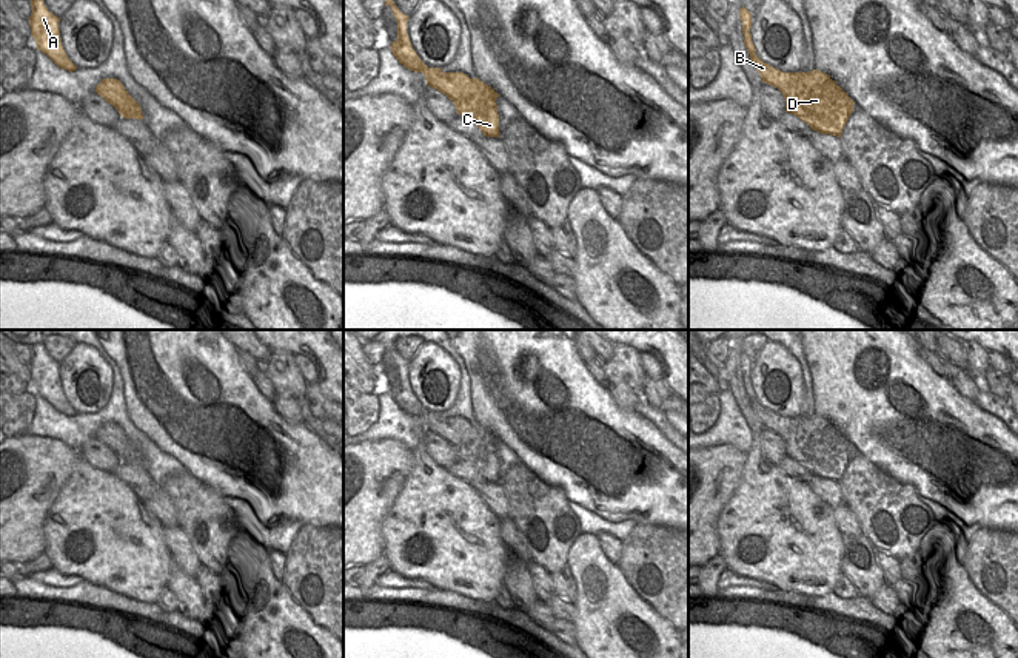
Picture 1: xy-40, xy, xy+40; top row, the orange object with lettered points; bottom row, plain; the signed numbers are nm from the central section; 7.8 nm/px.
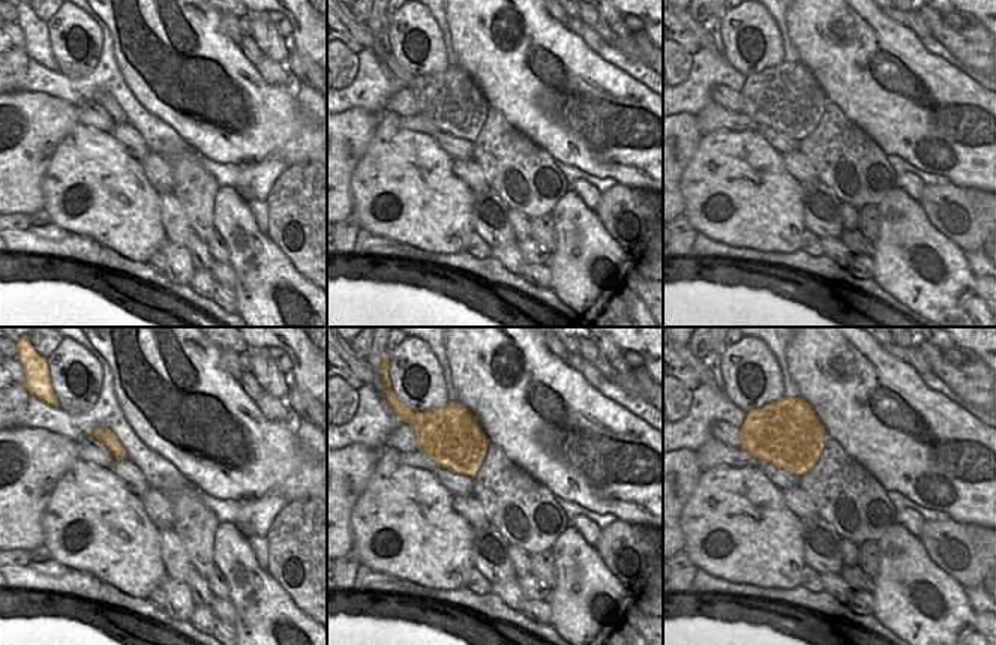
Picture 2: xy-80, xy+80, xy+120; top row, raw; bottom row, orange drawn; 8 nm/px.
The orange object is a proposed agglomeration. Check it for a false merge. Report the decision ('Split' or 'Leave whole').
Split

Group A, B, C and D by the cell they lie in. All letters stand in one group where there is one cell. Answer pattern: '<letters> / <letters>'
A / B C D

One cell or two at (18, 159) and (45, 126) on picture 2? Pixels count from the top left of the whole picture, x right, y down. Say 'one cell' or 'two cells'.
one cell

